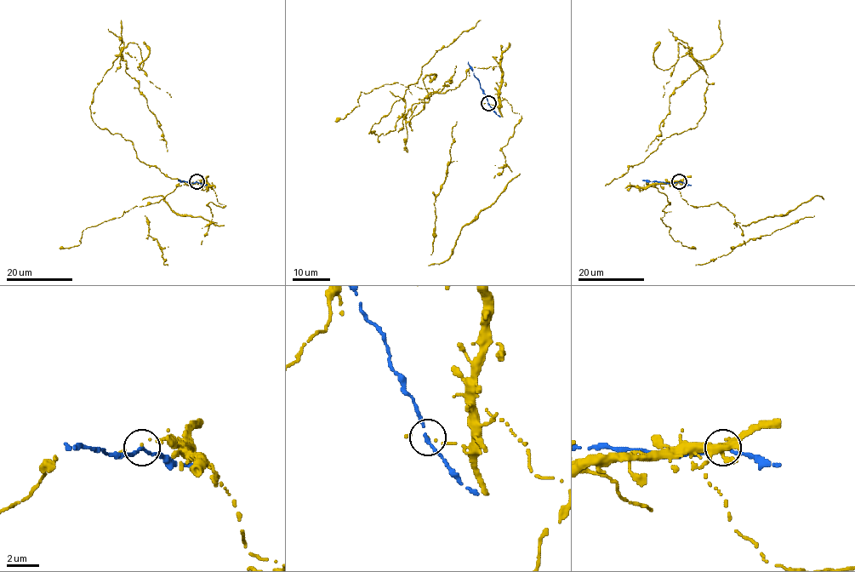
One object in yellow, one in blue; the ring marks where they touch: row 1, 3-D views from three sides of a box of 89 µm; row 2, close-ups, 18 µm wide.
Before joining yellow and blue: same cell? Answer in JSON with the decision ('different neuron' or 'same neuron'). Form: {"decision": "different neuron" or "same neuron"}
{"decision": "different neuron"}

